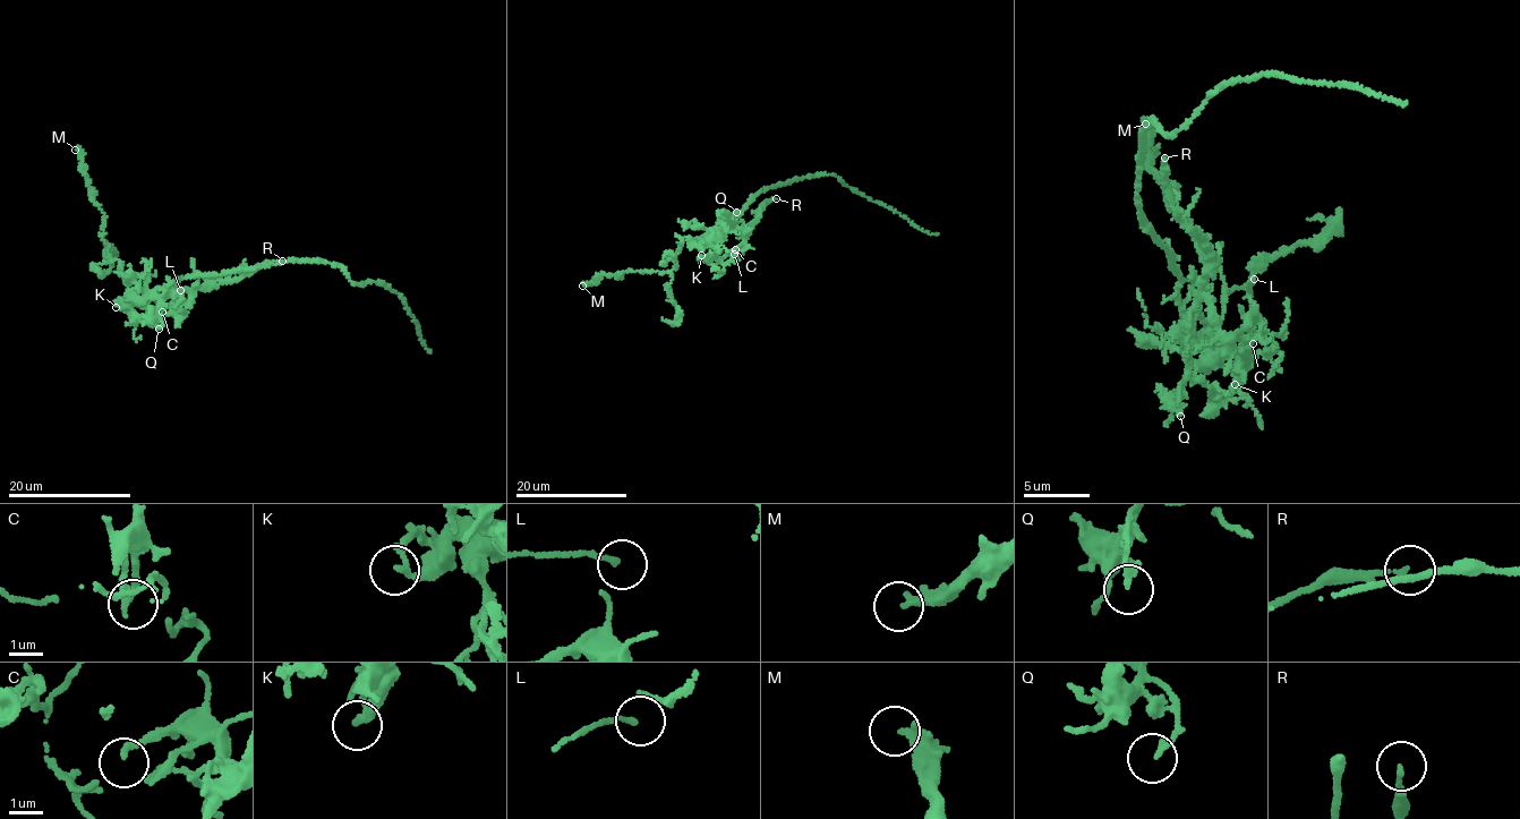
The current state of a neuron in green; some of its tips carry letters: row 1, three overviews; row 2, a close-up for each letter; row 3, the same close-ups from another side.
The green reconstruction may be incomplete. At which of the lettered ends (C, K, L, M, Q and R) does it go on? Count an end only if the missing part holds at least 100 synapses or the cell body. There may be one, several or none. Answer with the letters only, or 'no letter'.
no letter

